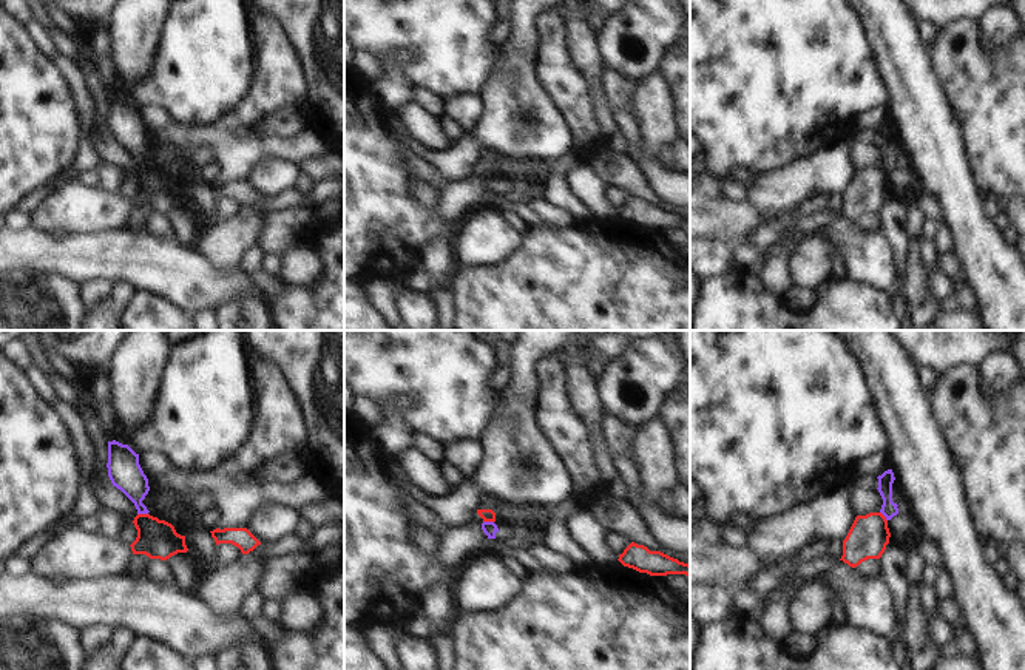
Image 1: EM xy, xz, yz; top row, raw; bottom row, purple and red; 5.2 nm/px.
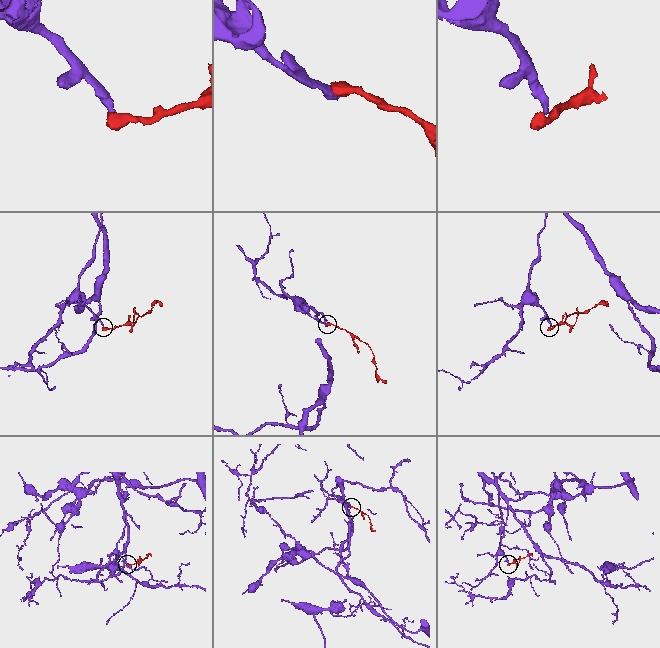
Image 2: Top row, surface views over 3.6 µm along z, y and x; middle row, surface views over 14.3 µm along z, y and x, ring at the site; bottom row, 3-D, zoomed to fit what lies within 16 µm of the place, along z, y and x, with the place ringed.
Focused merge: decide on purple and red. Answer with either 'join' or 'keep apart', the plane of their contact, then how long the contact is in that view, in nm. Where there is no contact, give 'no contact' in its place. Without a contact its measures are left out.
keep apart | xy | 60 nm

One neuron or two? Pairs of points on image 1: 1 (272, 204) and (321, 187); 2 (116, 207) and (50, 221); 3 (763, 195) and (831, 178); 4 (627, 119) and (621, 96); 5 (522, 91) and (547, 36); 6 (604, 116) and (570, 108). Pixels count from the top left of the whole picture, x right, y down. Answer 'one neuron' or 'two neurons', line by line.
1: one neuron
2: one neuron
3: one neuron
4: two neurons
5: two neurons
6: two neurons

